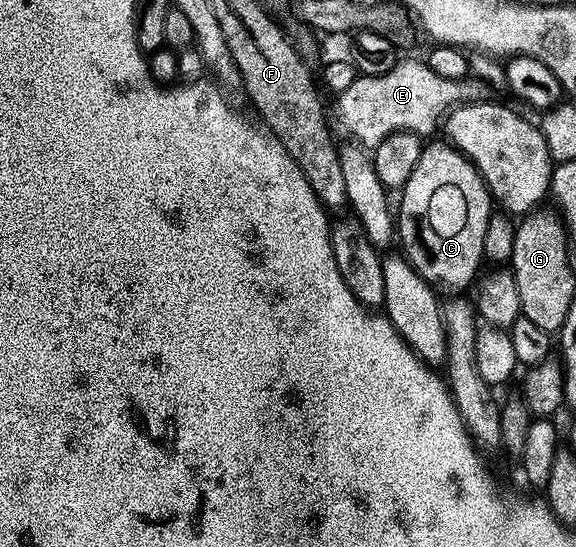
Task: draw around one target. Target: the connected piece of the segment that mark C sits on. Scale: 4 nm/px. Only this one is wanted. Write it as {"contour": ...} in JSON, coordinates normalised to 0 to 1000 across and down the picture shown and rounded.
{"contour":[[[764,258],[752,265],[738,263],[731,271],[726,298],[719,298],[719,313],[712,313],[712,327],[705,327],[701,344],[693,347],[694,382],[691,375],[691,388],[684,397],[684,426],[691,435],[691,448],[694,441],[701,453],[696,455],[698,468],[736,516],[766,537],[799,539],[819,512],[828,512],[826,497],[833,492],[833,481],[842,475],[839,437],[847,402],[858,388],[858,369],[833,314],[816,300],[811,287],[790,265]]]}

